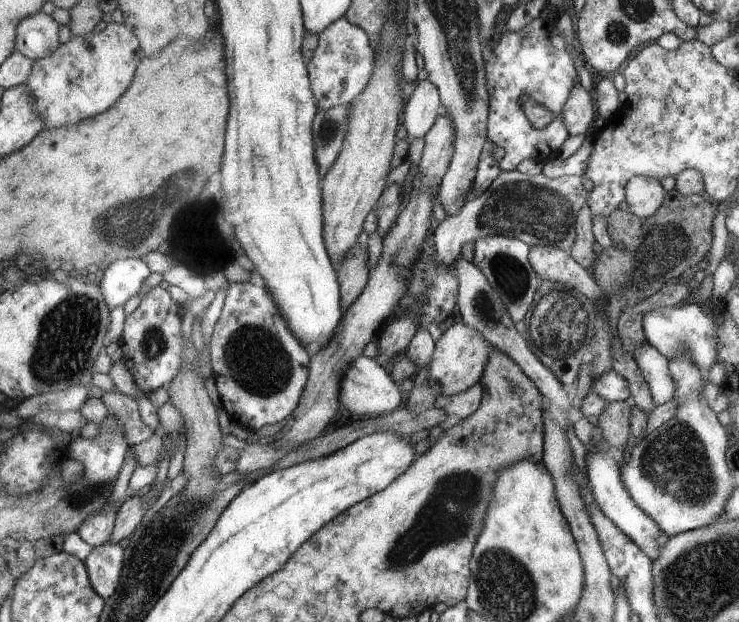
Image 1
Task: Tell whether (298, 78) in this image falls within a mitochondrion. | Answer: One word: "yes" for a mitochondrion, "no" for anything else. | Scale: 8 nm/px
no

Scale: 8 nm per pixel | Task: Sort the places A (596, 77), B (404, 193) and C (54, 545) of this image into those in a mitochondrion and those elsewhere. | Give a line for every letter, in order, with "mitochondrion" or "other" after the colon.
A: other
B: other
C: other

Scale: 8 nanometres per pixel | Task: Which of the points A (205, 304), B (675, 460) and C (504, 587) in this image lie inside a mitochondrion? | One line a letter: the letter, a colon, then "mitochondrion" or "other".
A: other
B: mitochondrion
C: mitochondrion

